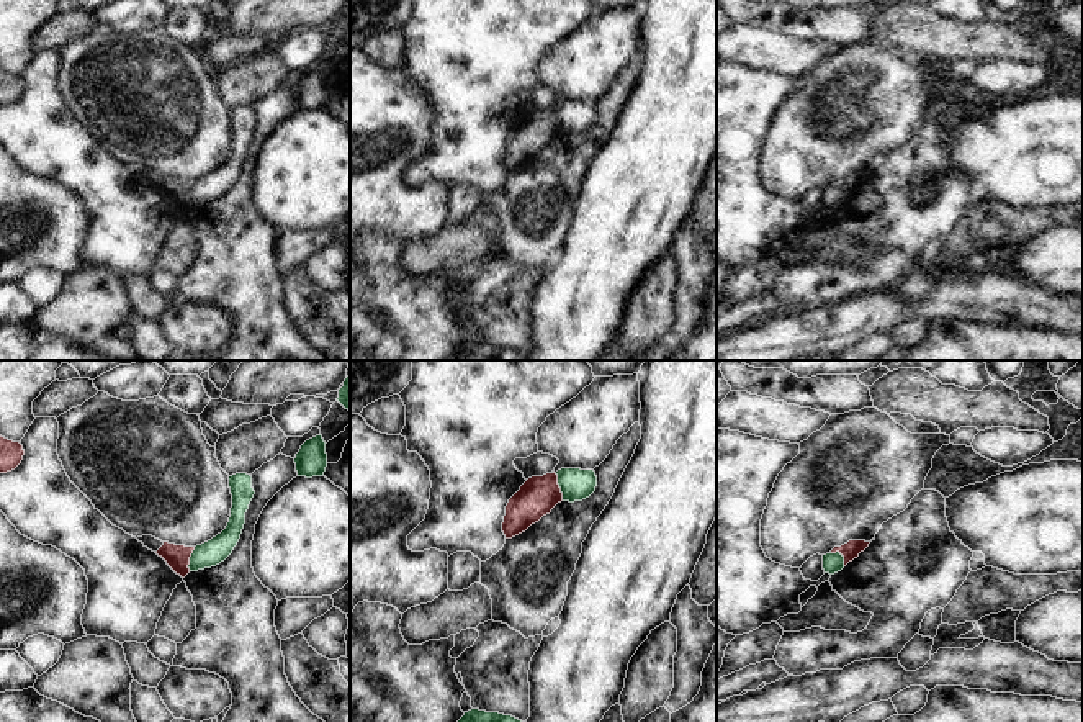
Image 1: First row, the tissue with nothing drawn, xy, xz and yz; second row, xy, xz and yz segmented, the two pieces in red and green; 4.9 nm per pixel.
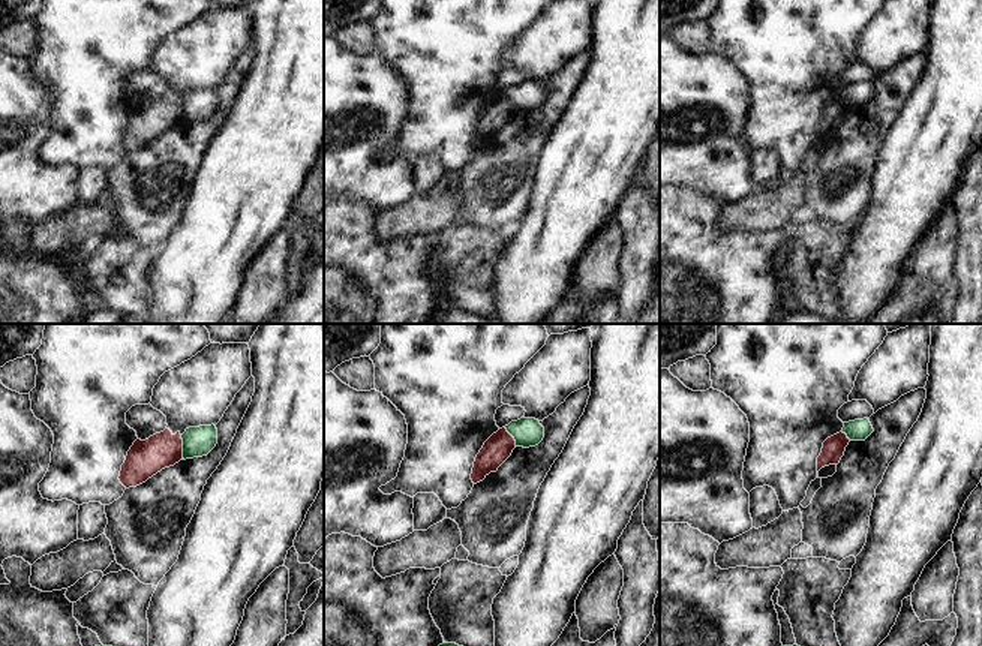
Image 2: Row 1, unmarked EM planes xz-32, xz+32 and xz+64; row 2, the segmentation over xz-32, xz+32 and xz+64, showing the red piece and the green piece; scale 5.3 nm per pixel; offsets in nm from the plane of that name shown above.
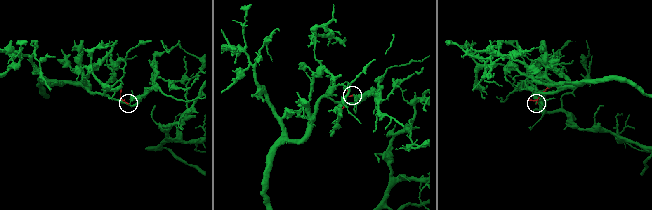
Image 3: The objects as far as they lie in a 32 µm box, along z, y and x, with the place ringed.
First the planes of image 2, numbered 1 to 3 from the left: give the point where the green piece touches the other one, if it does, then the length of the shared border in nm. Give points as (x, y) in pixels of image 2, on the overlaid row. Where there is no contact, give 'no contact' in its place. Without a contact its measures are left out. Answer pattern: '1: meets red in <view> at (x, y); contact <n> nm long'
1: meets red in xz-32 at (182, 447); contact 130 nm long
2: meets red in xz+32 at (511, 436); contact 120 nm long
3: meets red in xz+64 at (846, 435); contact 70 nm long

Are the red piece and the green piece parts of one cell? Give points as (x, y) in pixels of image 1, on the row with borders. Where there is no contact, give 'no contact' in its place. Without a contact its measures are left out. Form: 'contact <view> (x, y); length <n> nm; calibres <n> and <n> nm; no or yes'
contact xz (558, 487); length 140 nm; calibres 190 and 160 nm; no

